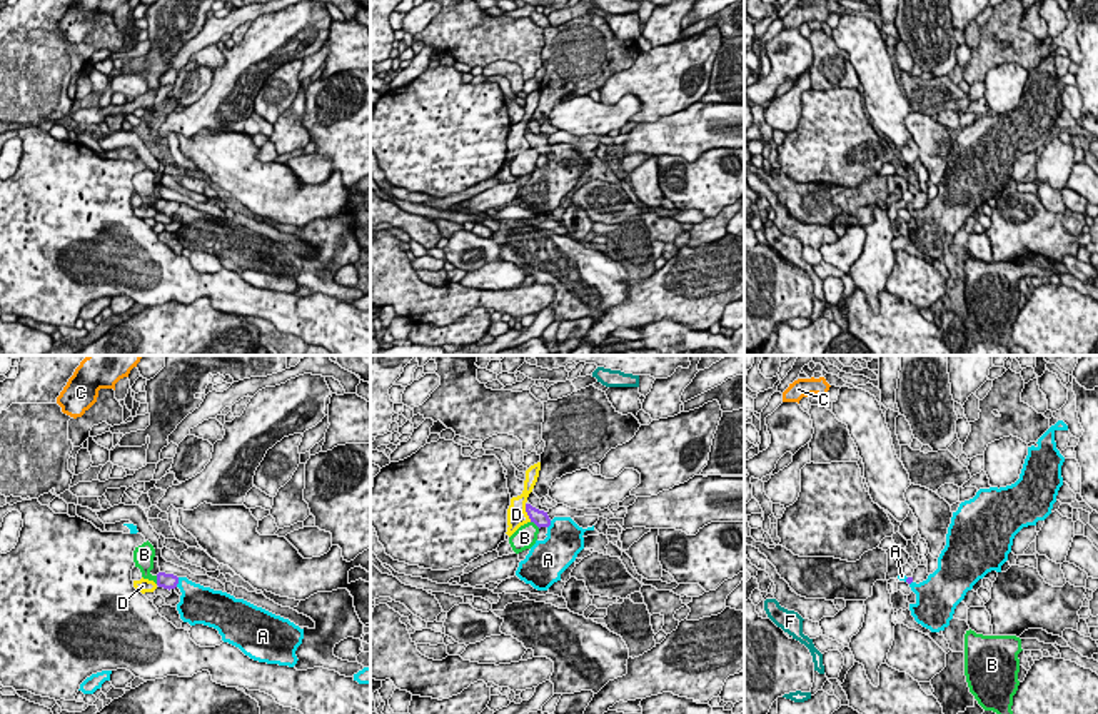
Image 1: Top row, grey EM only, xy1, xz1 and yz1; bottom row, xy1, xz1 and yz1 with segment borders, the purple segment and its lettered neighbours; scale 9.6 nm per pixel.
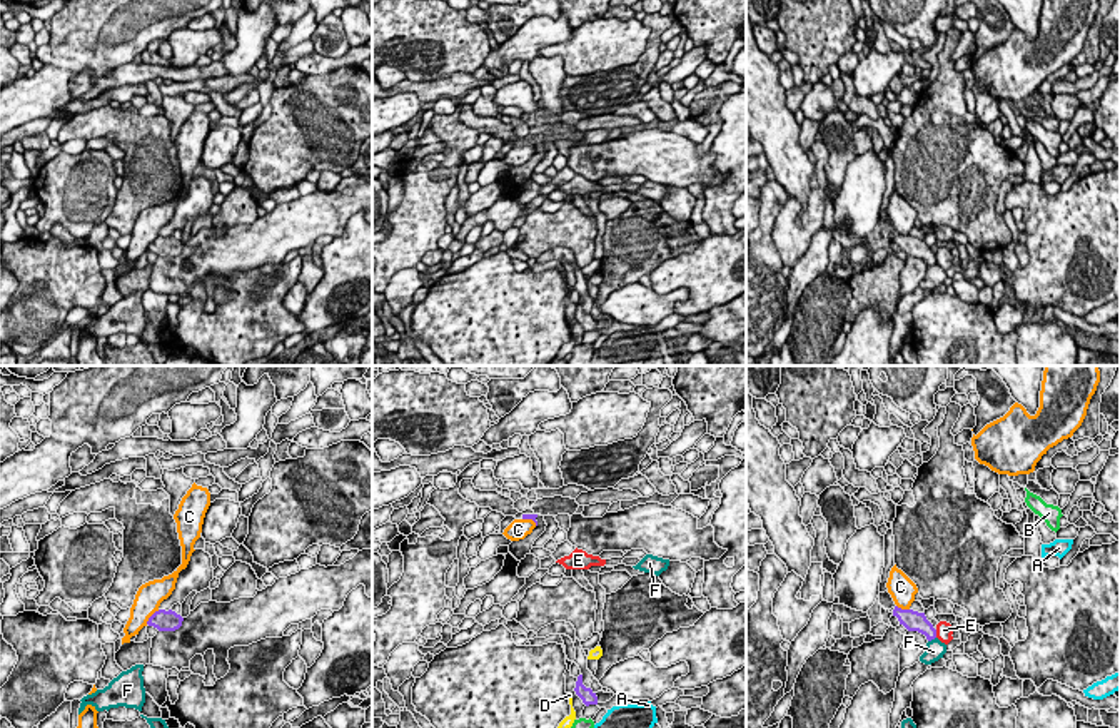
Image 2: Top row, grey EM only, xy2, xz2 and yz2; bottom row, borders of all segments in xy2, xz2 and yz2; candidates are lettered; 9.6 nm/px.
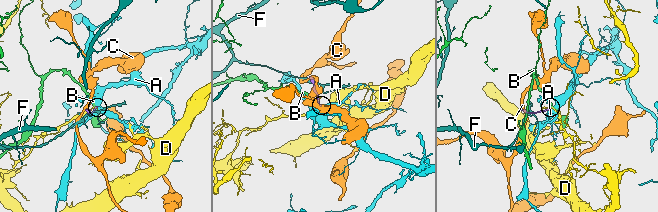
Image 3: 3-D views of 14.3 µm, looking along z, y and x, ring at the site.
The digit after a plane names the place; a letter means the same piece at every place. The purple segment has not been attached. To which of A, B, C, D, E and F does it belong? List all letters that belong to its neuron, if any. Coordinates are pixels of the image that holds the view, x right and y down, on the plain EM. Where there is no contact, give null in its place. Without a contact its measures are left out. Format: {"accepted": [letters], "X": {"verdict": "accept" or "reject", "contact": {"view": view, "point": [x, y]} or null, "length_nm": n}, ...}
{"accepted": [], "A": {"verdict": "reject", "contact": {"view": "xy1", "point": [177, 209]}, "length_nm": 100}, "B": {"verdict": "reject", "contact": {"view": "xz1", "point": [536, 150]}, "length_nm": 120}, "C": {"verdict": "reject", "contact": {"view": "xy2", "point": [151, 242]}, "length_nm": 200}, "D": {"verdict": "reject", "contact": {"view": "xz1", "point": [526, 137]}, "length_nm": 190}, "E": {"verdict": "reject", "contact": {"view": "yz2", "point": [935, 259]}, "length_nm": 80}, "F": {"verdict": "reject", "contact": {"view": "yz2", "point": [932, 264]}, "length_nm": 100}}

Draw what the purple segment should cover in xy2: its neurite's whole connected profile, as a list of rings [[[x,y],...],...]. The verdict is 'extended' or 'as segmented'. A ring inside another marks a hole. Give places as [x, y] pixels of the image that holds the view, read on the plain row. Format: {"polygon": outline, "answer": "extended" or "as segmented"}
{"polygon": [[[159,235],[149,244],[147,250],[159,257],[175,257],[182,252],[182,247],[184,244],[172,235]]], "answer": "as segmented"}

